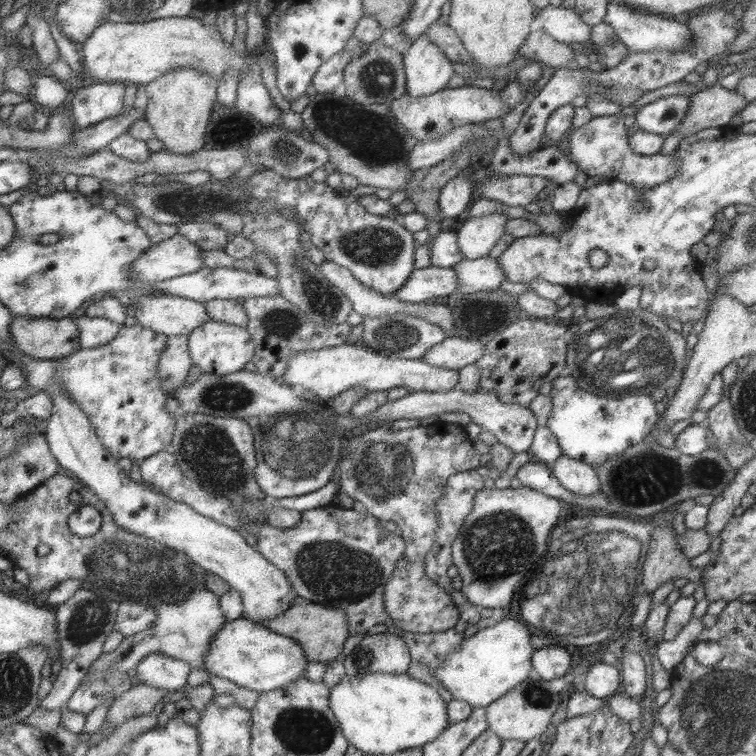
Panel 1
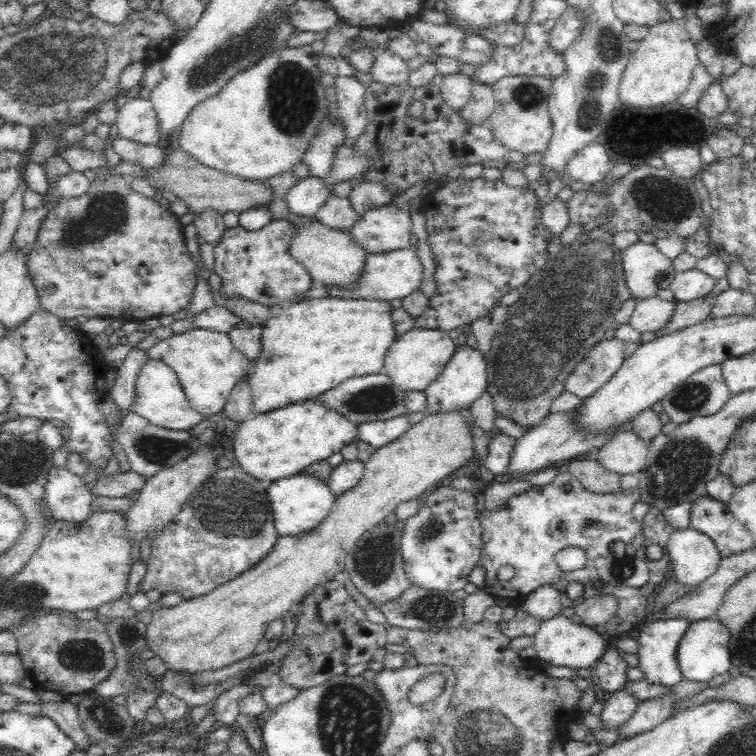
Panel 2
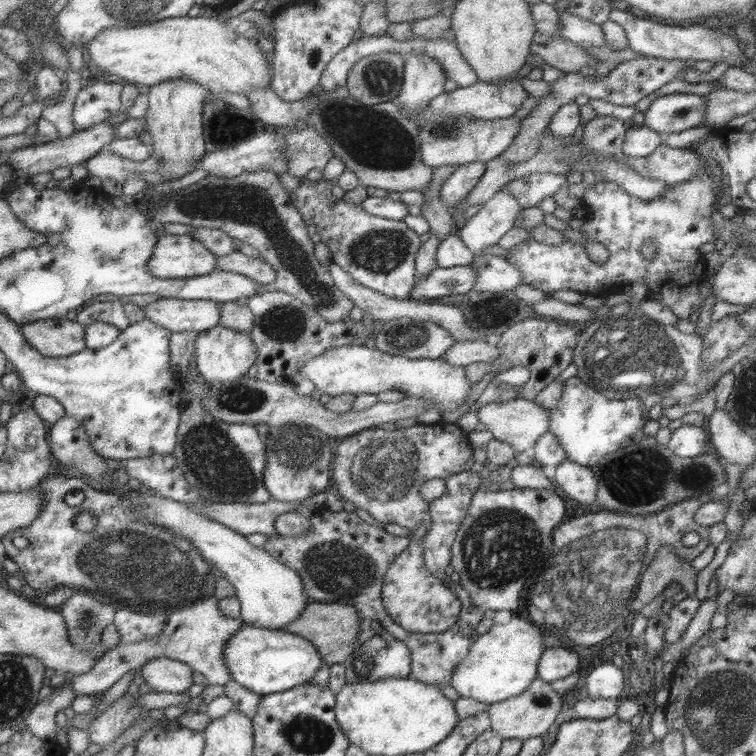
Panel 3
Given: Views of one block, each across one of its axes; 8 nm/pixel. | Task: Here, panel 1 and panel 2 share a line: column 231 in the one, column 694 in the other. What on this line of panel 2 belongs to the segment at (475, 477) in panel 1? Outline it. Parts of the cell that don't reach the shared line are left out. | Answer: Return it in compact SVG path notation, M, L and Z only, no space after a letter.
M706 496L693 504L691 528L708 536L722 558L732 557L755 546L752 534L733 516L729 506Z

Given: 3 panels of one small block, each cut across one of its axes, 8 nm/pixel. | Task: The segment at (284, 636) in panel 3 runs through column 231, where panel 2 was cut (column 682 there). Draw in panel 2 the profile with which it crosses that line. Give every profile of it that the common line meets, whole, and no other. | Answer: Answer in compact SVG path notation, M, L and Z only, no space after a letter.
M716 618L690 621L686 634L680 638L679 644L676 645L675 657L681 672L681 680L708 682L714 676L728 672L731 667L728 644L730 644L730 631Z

